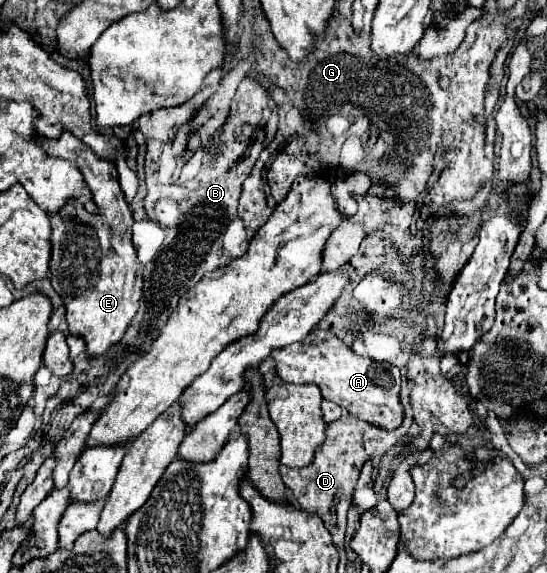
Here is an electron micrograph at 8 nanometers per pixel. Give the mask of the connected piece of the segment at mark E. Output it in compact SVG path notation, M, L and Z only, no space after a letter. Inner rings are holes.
M90 150L90 160L88 164L78 164L86 186L92 192L92 198L98 206L98 212L92 214L84 210L80 200L70 200L66 202L60 210L48 212L50 226L52 226L52 258L50 258L50 280L52 288L62 296L64 306L66 306L66 322L70 328L70 334L84 336L86 348L90 354L102 354L106 348L116 344L130 320L134 318L138 310L138 302L142 298L142 274L140 274L140 262L136 256L136 248L132 244L132 210L130 204L118 184L116 176L116 166L112 160L104 162L100 160L92 150Z

